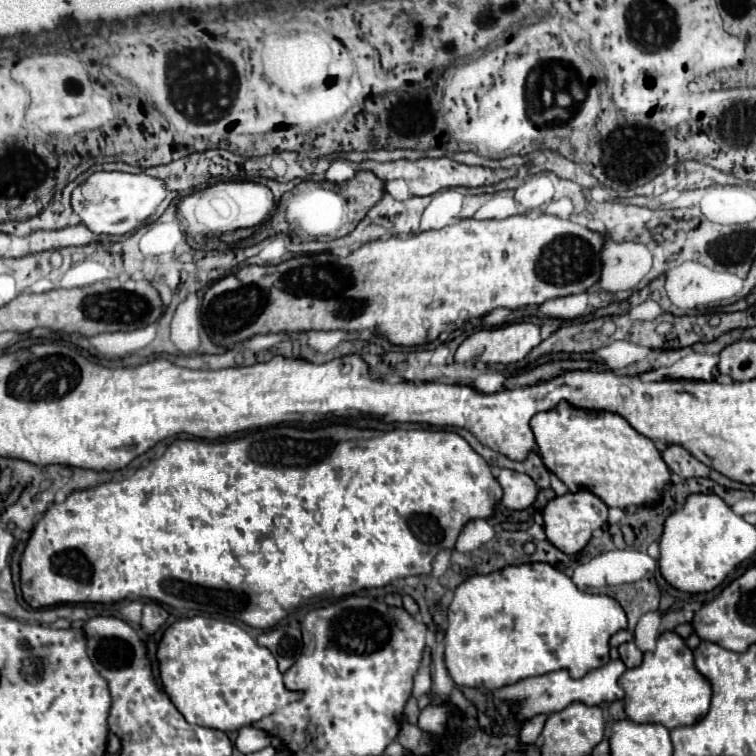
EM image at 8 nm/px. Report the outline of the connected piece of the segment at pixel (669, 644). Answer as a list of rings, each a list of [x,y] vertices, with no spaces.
[[[663,632],[657,638],[657,648],[643,654],[643,664],[621,676],[621,686],[625,690],[625,714],[637,724],[655,722],[673,730],[677,726],[691,726],[709,712],[711,686],[695,670],[691,650],[675,632]]]

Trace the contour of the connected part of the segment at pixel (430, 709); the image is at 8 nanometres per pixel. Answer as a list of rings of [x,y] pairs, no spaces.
[[[427,706],[425,710],[421,710],[419,728],[431,734],[441,734],[445,730],[447,716],[449,716],[449,706]]]

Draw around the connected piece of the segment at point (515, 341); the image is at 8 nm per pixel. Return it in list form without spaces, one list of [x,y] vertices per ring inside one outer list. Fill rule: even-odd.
[[[529,322],[479,330],[461,342],[455,352],[455,362],[479,360],[485,364],[511,364],[523,360],[541,342],[539,326]]]

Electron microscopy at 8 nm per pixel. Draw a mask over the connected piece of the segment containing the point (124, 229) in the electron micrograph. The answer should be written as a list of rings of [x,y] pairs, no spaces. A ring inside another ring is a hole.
[[[95,172],[73,190],[71,208],[81,218],[81,224],[85,224],[91,232],[121,236],[133,232],[145,218],[149,218],[165,196],[167,192],[163,182],[147,174]]]

